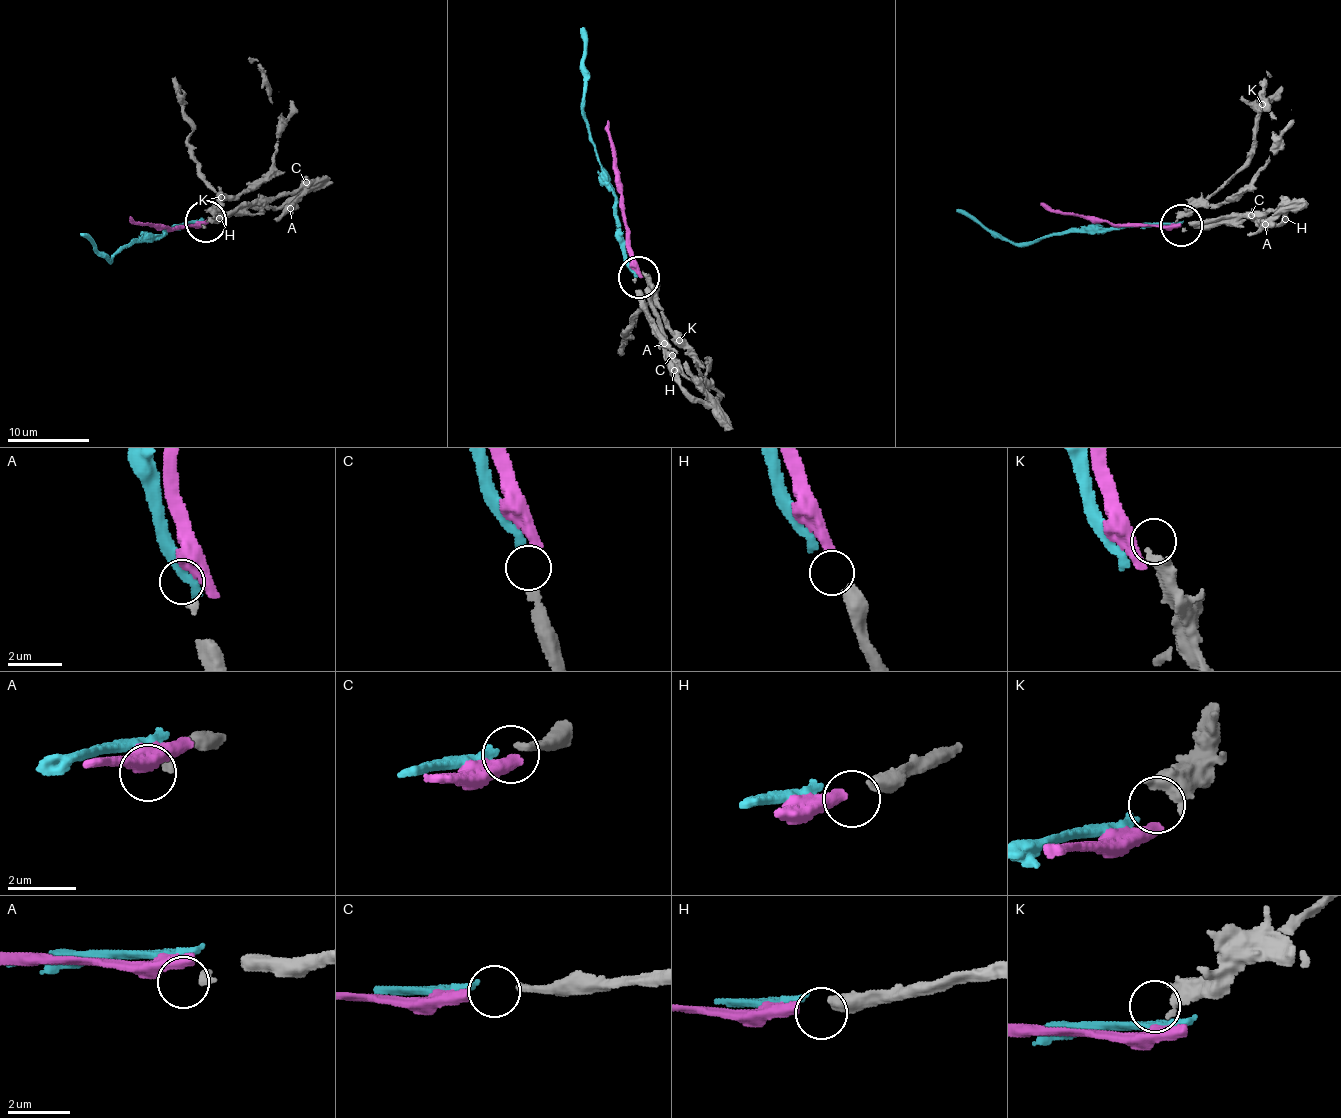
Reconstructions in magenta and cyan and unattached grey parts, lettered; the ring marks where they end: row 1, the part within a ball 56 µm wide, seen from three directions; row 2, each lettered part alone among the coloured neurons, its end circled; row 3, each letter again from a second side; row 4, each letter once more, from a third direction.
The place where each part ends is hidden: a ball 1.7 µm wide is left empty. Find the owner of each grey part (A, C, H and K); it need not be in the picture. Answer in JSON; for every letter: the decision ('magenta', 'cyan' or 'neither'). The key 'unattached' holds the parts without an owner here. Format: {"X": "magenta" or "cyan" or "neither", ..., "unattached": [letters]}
{"A": "neither", "C": "cyan", "H": "magenta", "K": "neither", "unattached": ["A", "K"]}

